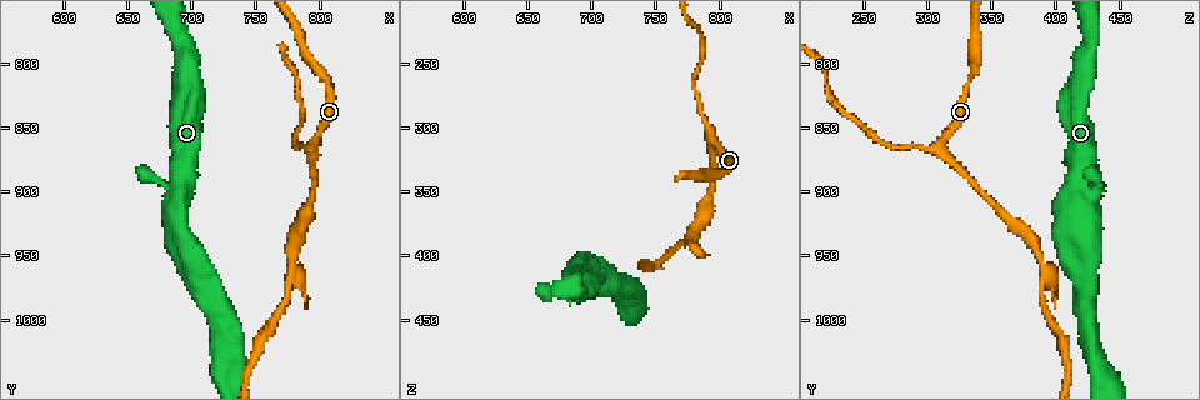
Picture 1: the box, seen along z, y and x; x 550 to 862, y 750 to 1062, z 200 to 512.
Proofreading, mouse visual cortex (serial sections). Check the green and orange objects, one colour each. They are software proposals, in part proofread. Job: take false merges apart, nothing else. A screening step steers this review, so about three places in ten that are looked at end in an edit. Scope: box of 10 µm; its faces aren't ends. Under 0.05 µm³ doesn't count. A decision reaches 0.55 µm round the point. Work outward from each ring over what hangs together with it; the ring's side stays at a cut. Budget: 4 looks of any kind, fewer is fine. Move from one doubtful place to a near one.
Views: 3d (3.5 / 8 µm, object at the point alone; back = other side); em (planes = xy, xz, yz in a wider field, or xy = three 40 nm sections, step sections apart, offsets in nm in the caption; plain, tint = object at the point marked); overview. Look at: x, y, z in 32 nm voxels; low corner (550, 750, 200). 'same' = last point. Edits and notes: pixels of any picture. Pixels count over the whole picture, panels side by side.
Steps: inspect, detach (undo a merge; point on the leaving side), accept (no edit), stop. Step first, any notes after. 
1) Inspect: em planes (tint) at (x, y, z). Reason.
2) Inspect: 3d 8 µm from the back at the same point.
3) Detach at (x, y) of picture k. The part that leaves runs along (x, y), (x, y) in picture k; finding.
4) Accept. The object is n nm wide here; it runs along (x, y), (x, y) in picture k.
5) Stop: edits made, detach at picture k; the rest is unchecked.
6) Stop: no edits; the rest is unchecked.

Inspect: 3d 3.5 µm from the back at (794, 864, 312). Arms part here.

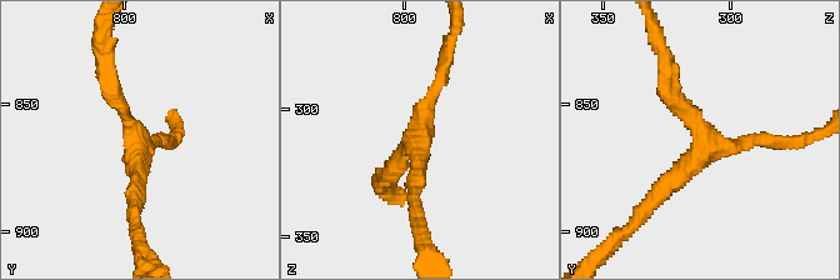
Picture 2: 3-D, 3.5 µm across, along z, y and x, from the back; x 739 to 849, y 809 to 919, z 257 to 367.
Inspect: em xy step 3 (tint) at (795, 866, 311).

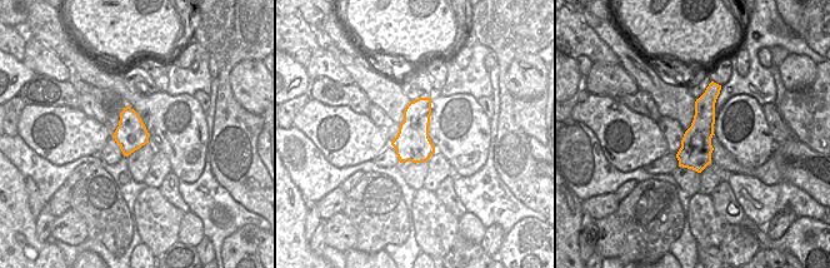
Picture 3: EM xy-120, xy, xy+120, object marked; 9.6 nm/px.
Accept. The arms are 150, 200, 200 nm wide; it runs along (109, 84), (136, 134), (133, 206) in picture 2; one cell here.

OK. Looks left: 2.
Inspect: 3d 3.5 µm at (780, 958, 390). Sudden change in width.

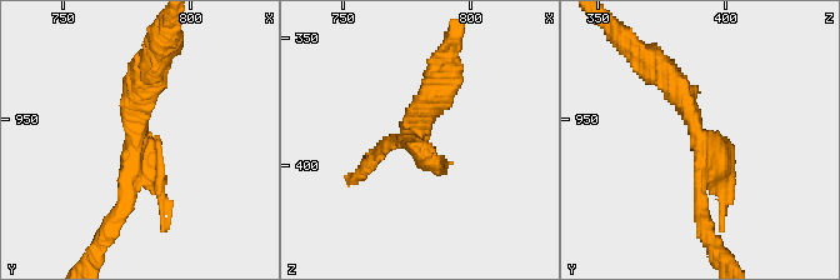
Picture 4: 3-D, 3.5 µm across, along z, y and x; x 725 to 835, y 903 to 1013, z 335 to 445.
Inspect: em xy step 2 (tint) at (778, 959, 391). Shape alone is not enough.

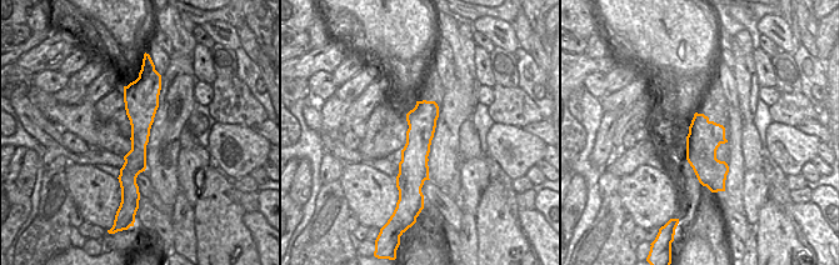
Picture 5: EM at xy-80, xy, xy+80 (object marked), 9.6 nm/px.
Detach at (164, 221) of picture 4. The part that leaves runs along (144, 158), (159, 178), (163, 228) in picture 4; a second cell is stuck on.

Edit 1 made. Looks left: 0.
Stop: edits made, detach at picture 4; the rest is unchecked.

